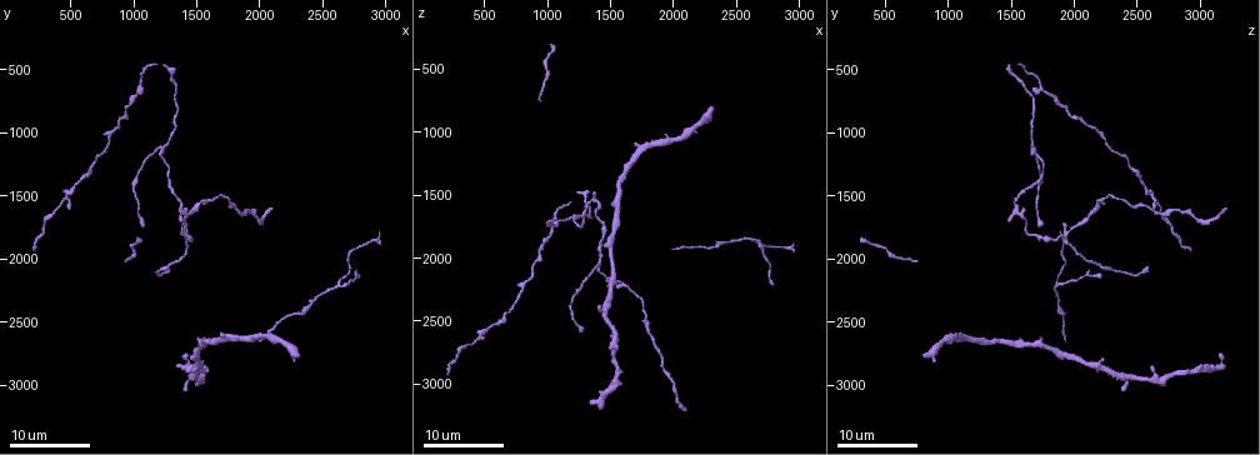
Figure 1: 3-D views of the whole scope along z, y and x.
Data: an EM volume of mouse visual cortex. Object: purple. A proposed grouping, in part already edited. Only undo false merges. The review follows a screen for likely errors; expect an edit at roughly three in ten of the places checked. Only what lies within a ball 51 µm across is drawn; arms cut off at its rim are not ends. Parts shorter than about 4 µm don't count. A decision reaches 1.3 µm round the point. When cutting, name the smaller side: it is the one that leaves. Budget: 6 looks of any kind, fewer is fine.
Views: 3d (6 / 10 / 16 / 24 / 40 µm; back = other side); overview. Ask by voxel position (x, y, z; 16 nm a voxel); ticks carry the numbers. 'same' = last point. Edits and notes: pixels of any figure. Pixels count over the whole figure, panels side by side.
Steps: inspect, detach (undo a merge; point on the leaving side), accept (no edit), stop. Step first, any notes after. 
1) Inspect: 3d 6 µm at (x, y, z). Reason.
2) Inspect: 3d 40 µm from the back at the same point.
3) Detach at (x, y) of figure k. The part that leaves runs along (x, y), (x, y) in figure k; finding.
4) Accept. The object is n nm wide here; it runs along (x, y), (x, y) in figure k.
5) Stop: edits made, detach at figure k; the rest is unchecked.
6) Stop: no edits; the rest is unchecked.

Inspect: 3d 16 µm at (1400, 1800, 1940). Four or more arms meet.

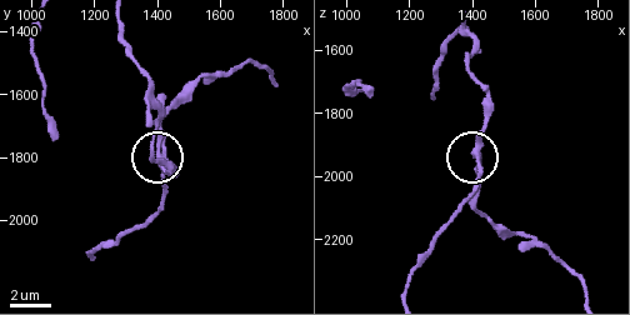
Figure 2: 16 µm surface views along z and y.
Inspect: 3d 6 µm at the same point. Closer look.

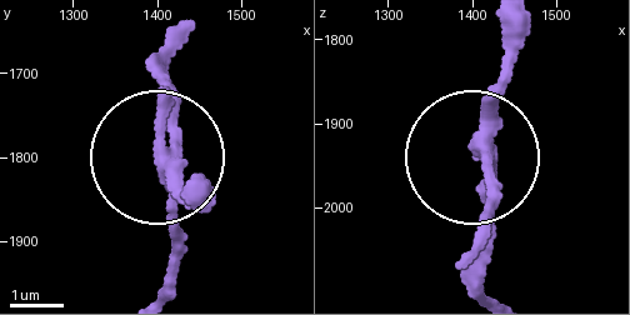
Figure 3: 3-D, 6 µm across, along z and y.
Accept. It runs along (499, 23), (476, 260) in figure 3; all the same neuron.

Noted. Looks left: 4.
Inspect: 3d 16 µm at (2640, 2160, 1860). Three arms meet.

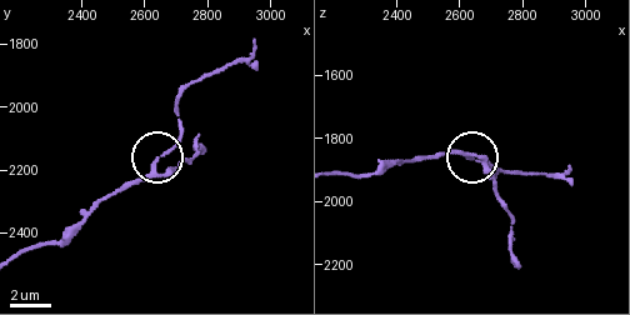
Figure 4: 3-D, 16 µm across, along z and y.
Inspect: 3d 6 µm at (2640, 2180, 1860).

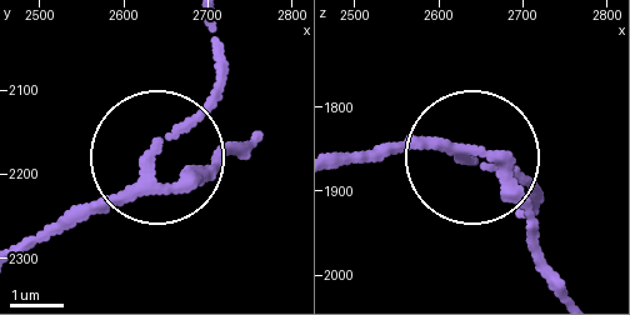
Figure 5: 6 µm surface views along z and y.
Inspect: 3d 6 µm from the back at (2640, 2180, 1860).

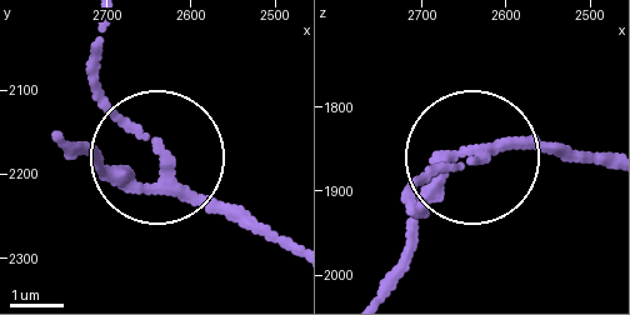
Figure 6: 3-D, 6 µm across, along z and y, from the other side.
Accept. The object is 200 nm wide here; all the same neuron.

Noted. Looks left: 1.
Stop: no edits; the rest is unchecked.

